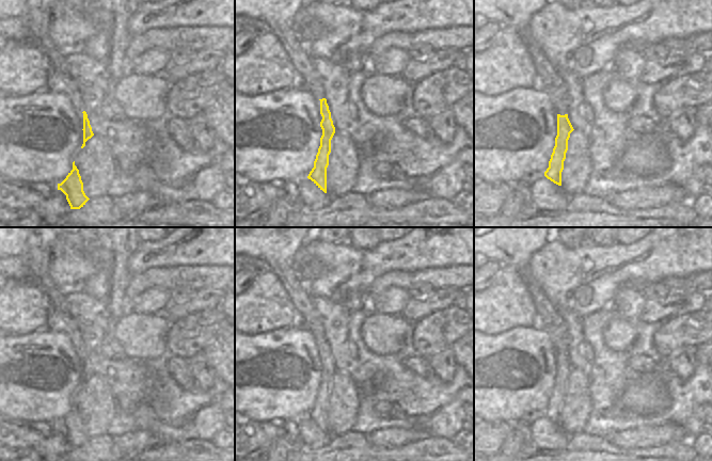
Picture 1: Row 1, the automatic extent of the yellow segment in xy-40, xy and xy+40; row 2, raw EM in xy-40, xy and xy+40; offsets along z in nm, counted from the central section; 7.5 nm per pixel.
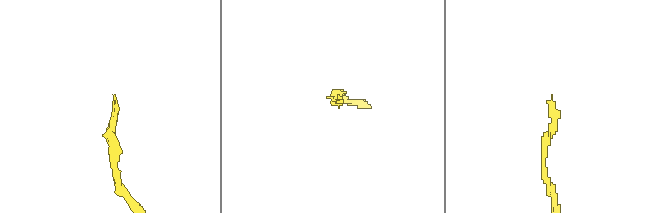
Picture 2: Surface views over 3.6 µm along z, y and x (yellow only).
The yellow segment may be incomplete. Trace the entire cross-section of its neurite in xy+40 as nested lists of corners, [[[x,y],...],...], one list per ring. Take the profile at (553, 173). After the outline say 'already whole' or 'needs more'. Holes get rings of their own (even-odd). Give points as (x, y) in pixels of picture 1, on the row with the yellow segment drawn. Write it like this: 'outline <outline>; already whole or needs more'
outline [[[557,114],[555,146],[549,161],[549,168],[544,172],[544,176],[558,186],[561,186],[561,172],[564,170],[564,161],[568,150],[568,140],[573,130],[568,114]]]; already whole

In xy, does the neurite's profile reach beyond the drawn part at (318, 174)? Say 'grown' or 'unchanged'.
grown

